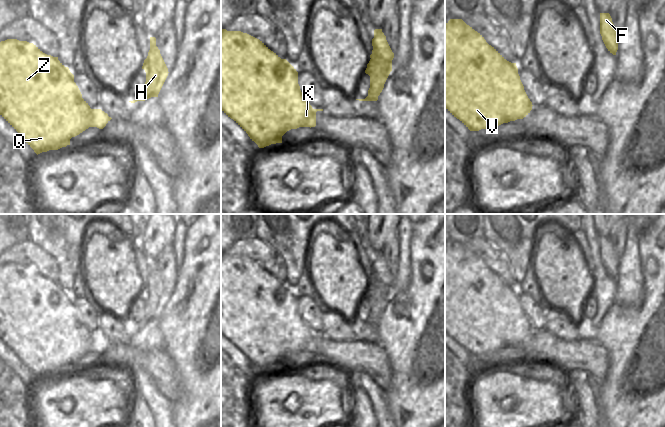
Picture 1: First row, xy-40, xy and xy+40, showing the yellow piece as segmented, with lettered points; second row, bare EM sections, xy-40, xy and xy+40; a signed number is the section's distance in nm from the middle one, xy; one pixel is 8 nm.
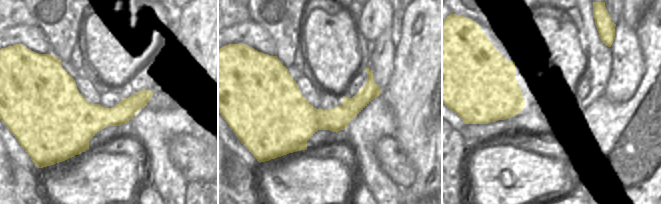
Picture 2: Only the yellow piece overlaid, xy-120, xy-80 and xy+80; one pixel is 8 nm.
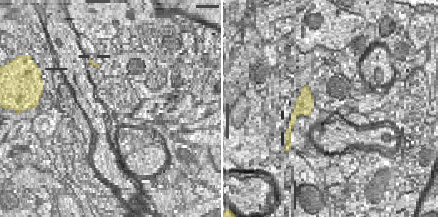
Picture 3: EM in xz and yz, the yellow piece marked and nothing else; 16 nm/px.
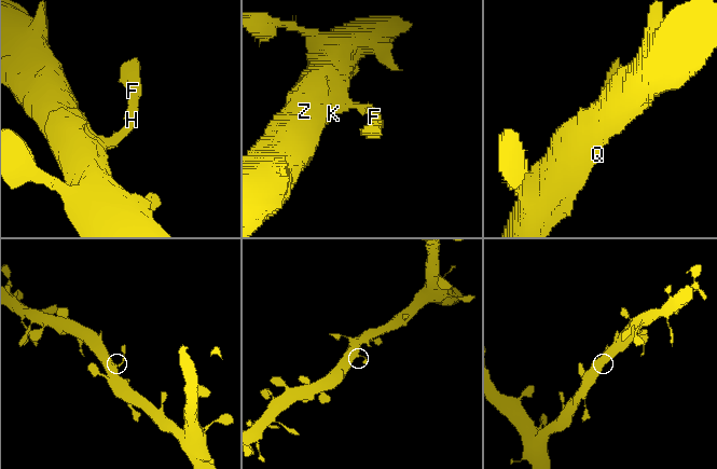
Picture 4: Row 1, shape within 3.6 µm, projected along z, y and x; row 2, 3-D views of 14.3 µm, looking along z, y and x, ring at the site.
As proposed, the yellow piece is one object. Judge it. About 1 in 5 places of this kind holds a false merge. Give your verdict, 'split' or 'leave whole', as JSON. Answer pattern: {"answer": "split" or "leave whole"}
{"answer": "leave whole"}

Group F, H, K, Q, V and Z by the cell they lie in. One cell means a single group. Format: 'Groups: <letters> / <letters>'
Groups: F H K Q V Z

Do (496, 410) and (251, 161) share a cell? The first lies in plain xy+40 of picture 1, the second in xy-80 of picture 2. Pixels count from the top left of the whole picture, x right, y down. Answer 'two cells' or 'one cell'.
two cells

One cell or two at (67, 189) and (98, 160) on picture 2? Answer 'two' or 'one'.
one

